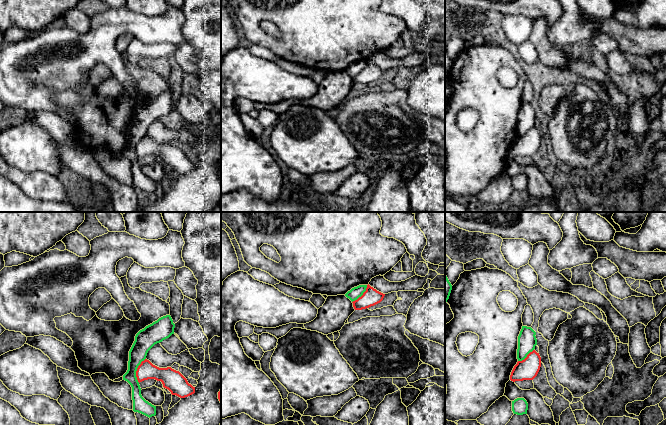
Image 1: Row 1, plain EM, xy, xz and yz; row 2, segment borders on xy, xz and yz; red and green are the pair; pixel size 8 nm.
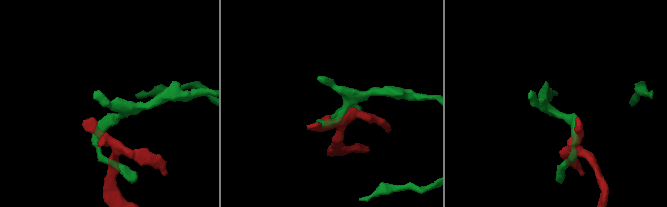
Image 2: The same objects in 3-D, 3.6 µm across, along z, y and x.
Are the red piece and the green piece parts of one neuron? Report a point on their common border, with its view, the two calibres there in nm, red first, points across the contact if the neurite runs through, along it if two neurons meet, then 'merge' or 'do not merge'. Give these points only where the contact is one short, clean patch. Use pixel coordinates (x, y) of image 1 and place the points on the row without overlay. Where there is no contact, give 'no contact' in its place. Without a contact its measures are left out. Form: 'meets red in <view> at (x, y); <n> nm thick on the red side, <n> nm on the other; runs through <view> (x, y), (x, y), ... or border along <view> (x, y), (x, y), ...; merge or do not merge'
meets red in xy at (137, 146); 150 nm thick on the red side, 160 nm on the other; border along xy (145, 134), (136, 147), (138, 158); do not merge

